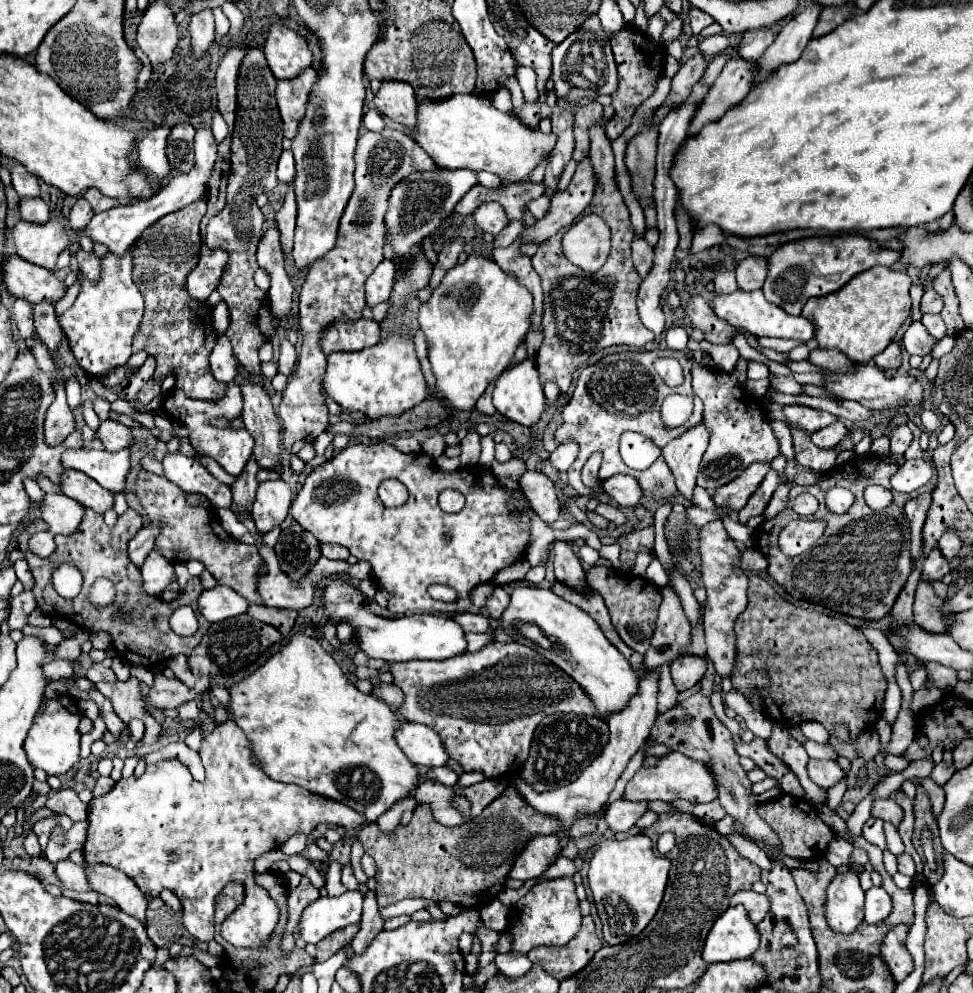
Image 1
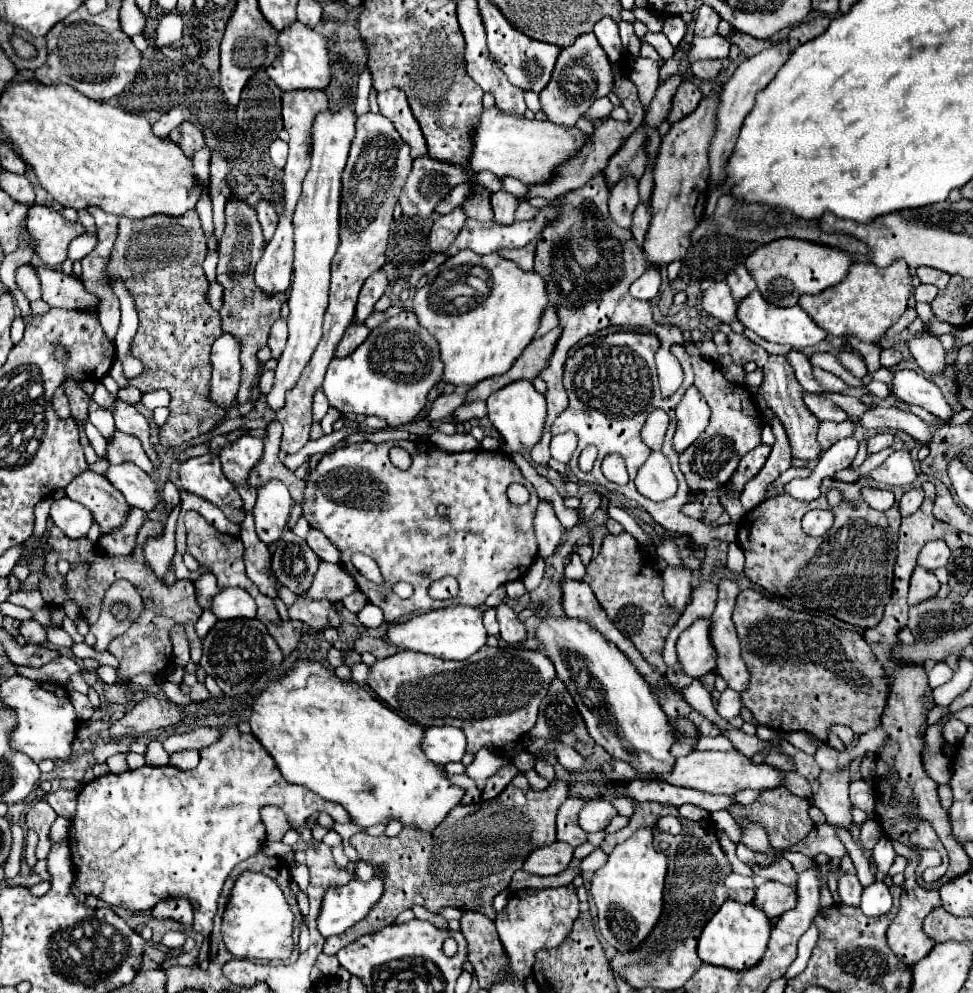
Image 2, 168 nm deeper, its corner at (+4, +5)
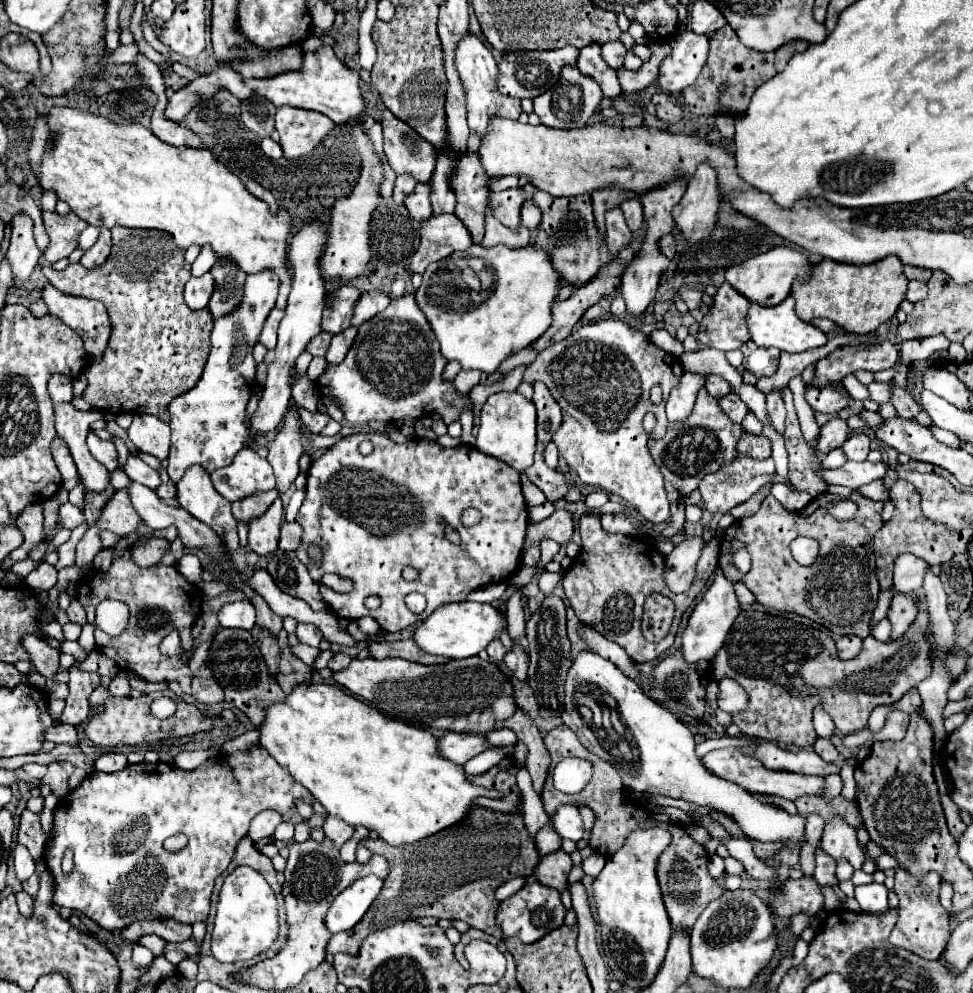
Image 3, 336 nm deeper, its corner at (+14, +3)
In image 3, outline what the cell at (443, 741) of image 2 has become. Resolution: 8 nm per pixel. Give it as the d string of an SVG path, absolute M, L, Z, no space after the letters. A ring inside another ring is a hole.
M448 732L440 738L442 756L458 764L466 764L470 758L482 754L488 748L494 748L494 746L486 740L486 736L478 736L470 732L462 732L462 734Z

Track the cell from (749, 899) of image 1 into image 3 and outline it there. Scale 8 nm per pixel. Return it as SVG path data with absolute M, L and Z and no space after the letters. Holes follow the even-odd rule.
M790 878L786 880L786 894L772 894L770 906L778 916L784 918L790 918L794 912L806 912L816 916L824 908L822 886L814 878Z

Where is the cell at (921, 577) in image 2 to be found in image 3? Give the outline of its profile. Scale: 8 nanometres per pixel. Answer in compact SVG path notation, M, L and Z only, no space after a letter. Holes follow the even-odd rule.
M894 594L888 616L886 616L890 620L890 624L892 624L890 642L894 642L894 640L898 640L900 636L906 634L906 630L916 620L916 614L918 614L918 602L912 596Z

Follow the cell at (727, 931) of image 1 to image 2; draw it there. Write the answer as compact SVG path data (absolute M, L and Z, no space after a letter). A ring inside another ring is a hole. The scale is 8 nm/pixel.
M726 900L720 906L720 910L712 916L712 920L704 926L698 940L698 956L706 964L744 970L758 964L760 956L764 956L766 952L768 938L770 938L770 920L764 916L764 912L758 912L758 908L754 908L752 904Z

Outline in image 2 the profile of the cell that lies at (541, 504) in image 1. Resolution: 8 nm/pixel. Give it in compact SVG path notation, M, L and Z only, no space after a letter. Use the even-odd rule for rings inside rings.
M540 500L536 516L534 516L534 532L536 532L536 540L538 540L538 556L546 558L554 552L554 548L558 546L564 528L560 524L560 520L554 514L554 508L548 500Z

